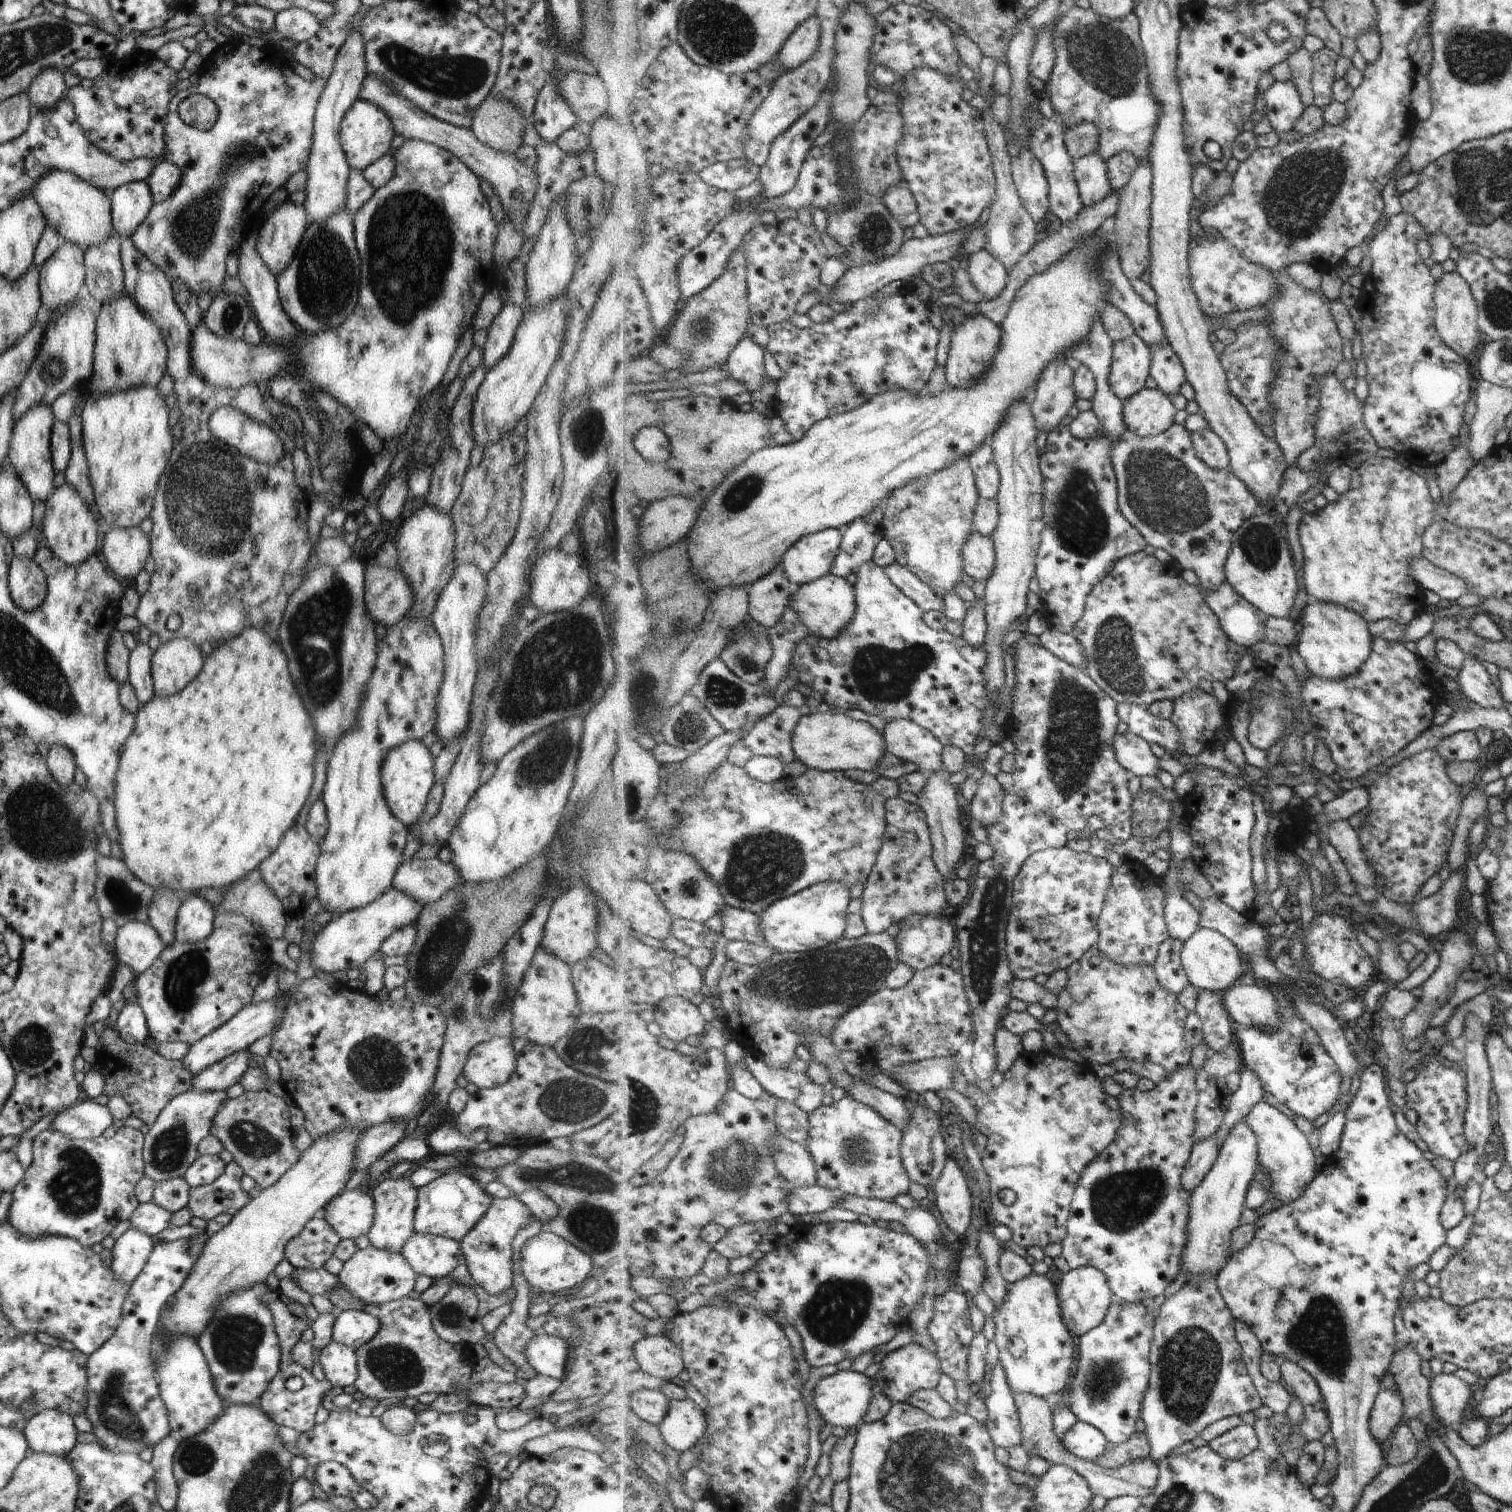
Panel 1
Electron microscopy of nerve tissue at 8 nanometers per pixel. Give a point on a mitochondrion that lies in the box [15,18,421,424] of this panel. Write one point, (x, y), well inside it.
(325, 273)

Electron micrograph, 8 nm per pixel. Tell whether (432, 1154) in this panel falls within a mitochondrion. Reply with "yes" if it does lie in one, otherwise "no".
no

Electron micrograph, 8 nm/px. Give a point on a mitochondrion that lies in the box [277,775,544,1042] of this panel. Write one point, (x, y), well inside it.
(440, 957)

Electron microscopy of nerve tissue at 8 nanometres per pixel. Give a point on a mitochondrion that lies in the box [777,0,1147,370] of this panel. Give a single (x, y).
(1106, 59)

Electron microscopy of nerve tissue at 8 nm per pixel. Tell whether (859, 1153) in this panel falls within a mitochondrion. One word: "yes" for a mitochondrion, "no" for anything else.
yes

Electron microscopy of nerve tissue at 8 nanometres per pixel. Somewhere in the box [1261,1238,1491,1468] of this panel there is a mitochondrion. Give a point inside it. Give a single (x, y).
(1319, 1335)

